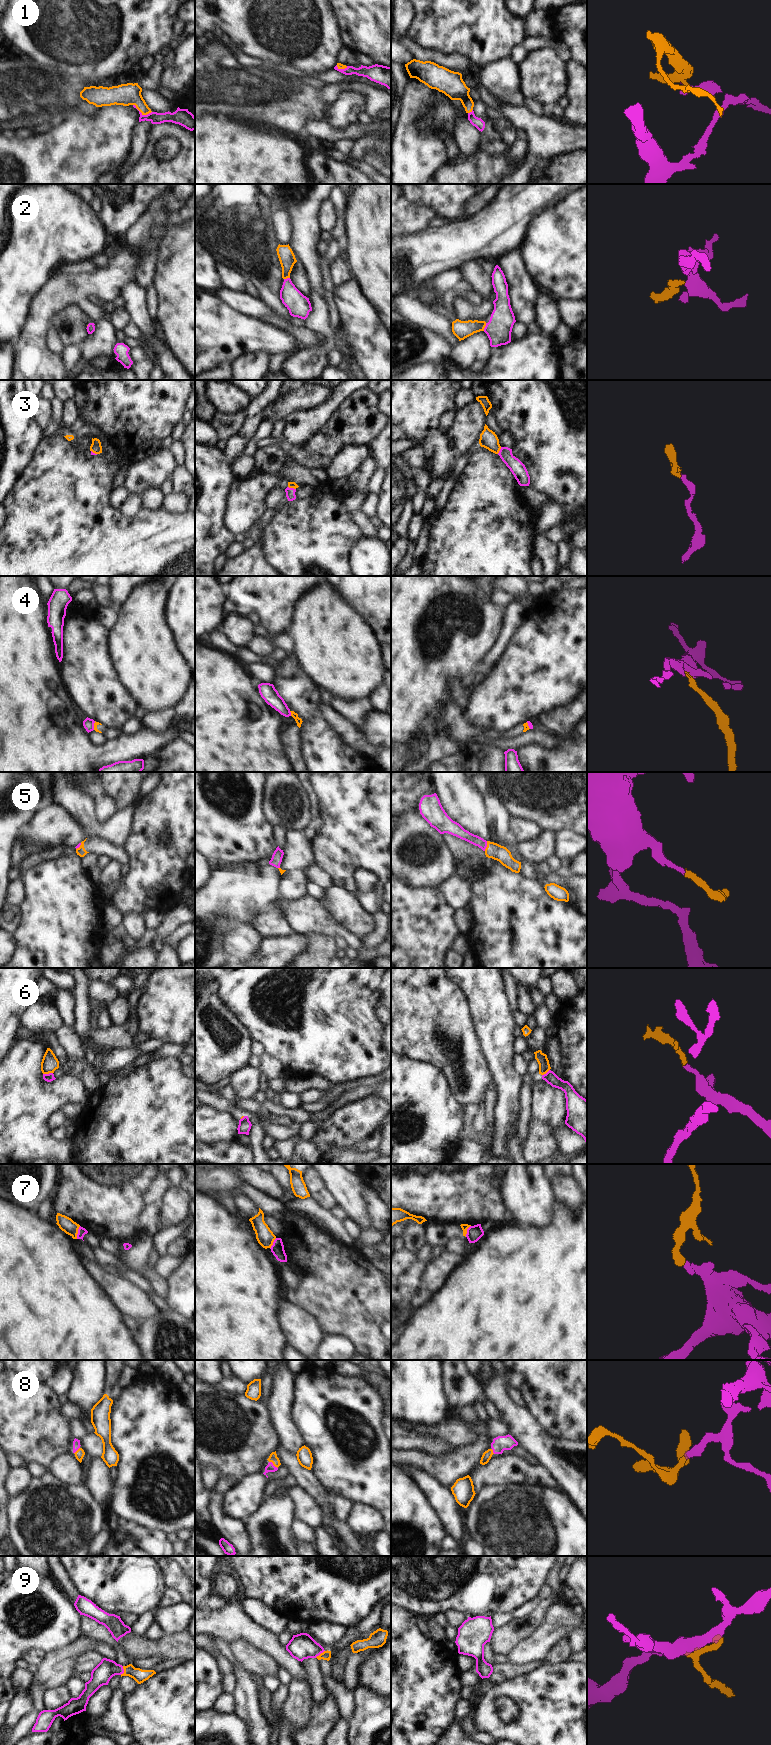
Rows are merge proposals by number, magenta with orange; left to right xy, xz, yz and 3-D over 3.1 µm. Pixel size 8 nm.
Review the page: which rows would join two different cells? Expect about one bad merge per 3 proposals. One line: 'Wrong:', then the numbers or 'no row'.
Wrong: 4, 7

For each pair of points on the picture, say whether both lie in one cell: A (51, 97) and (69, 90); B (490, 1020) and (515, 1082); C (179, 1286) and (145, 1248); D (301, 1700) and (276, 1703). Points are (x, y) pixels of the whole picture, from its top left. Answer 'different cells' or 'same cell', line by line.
A: same cell
B: same cell
C: different cells
D: different cells

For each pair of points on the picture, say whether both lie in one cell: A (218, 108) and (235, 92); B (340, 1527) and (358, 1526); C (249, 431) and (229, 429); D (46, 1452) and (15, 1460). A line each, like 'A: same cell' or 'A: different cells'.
A: same cell
B: different cells
C: different cells
D: different cells

